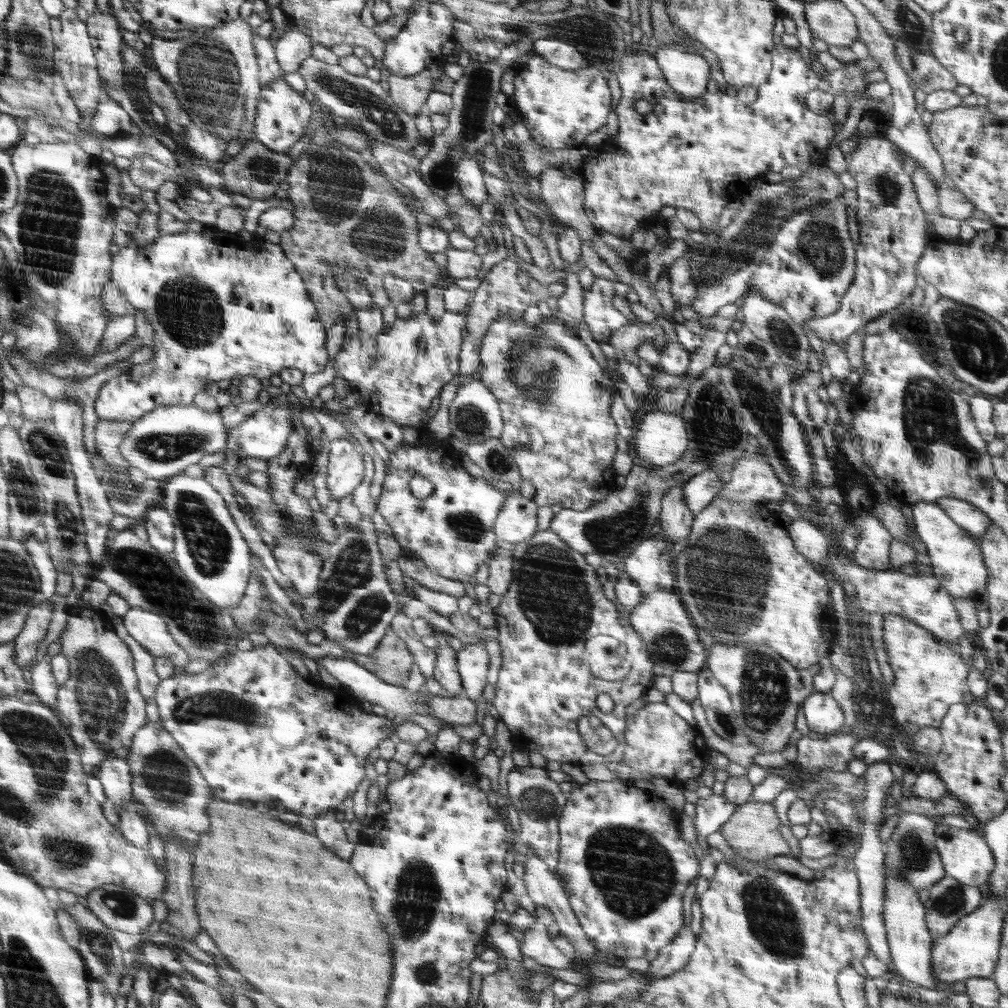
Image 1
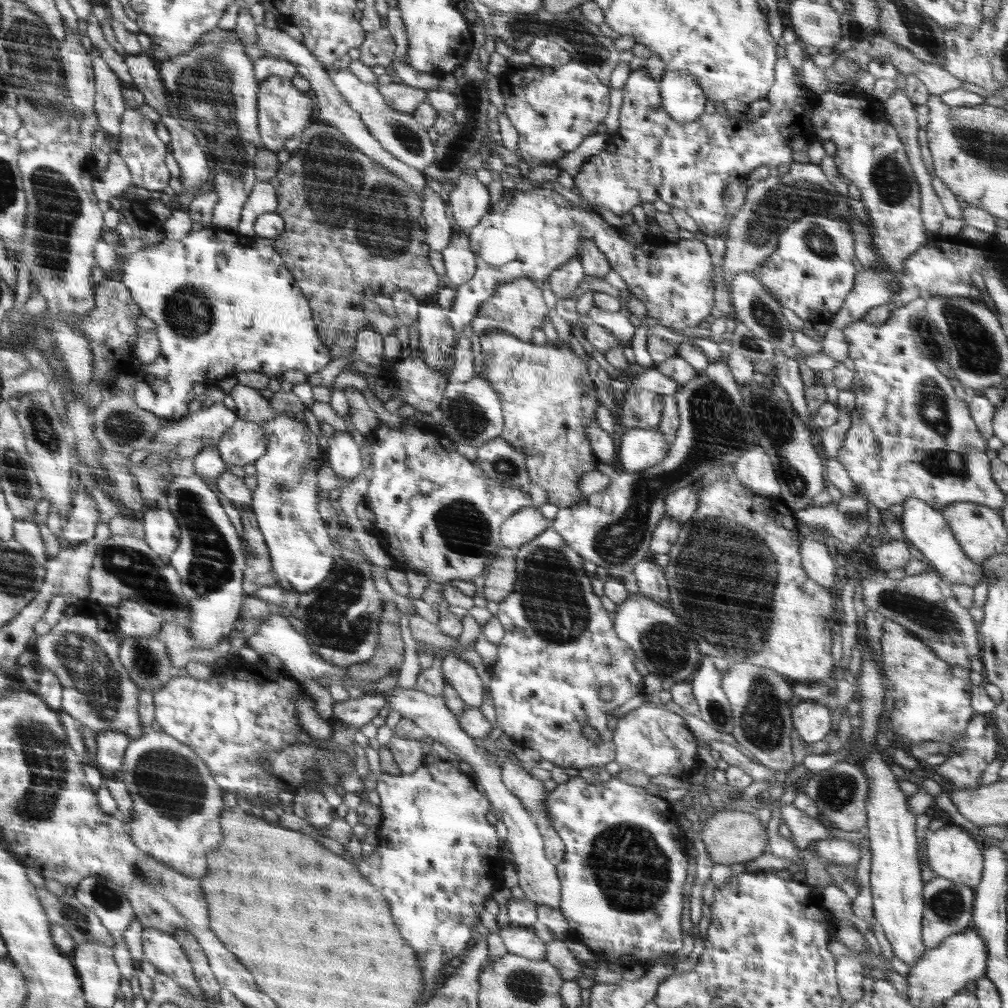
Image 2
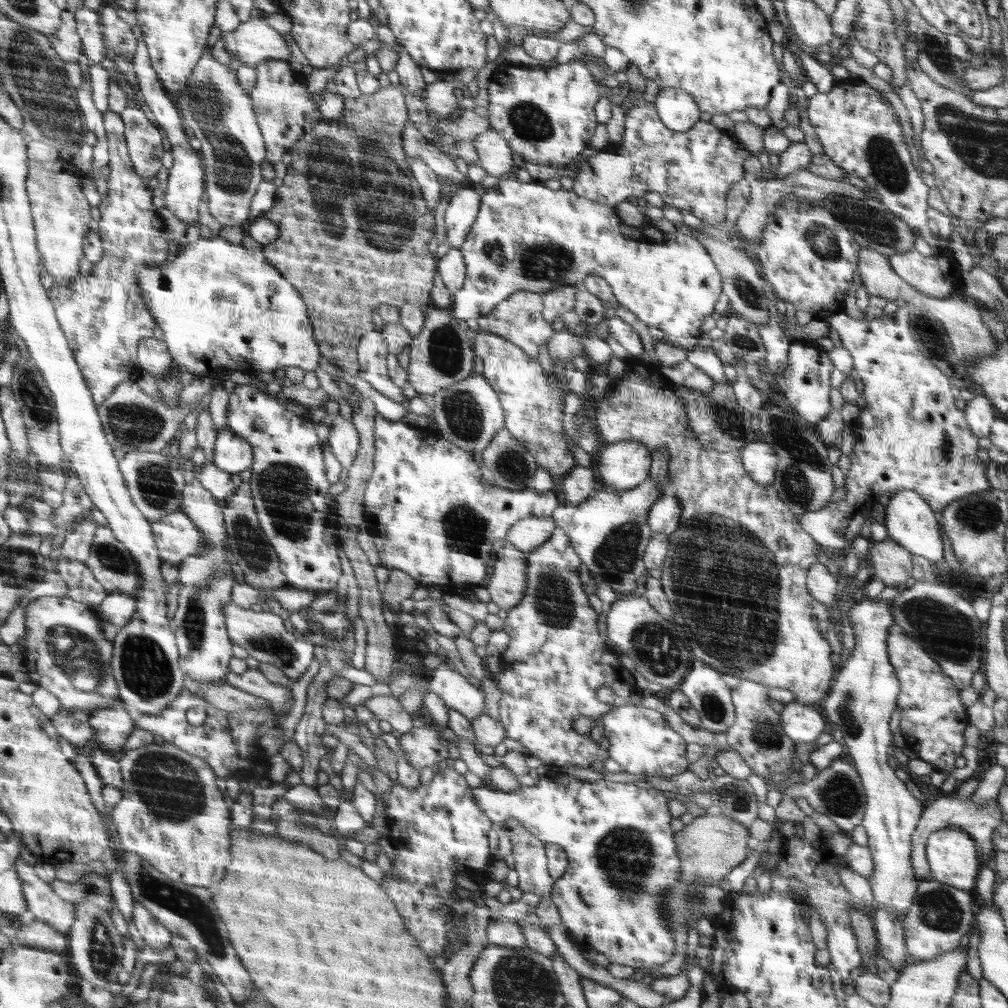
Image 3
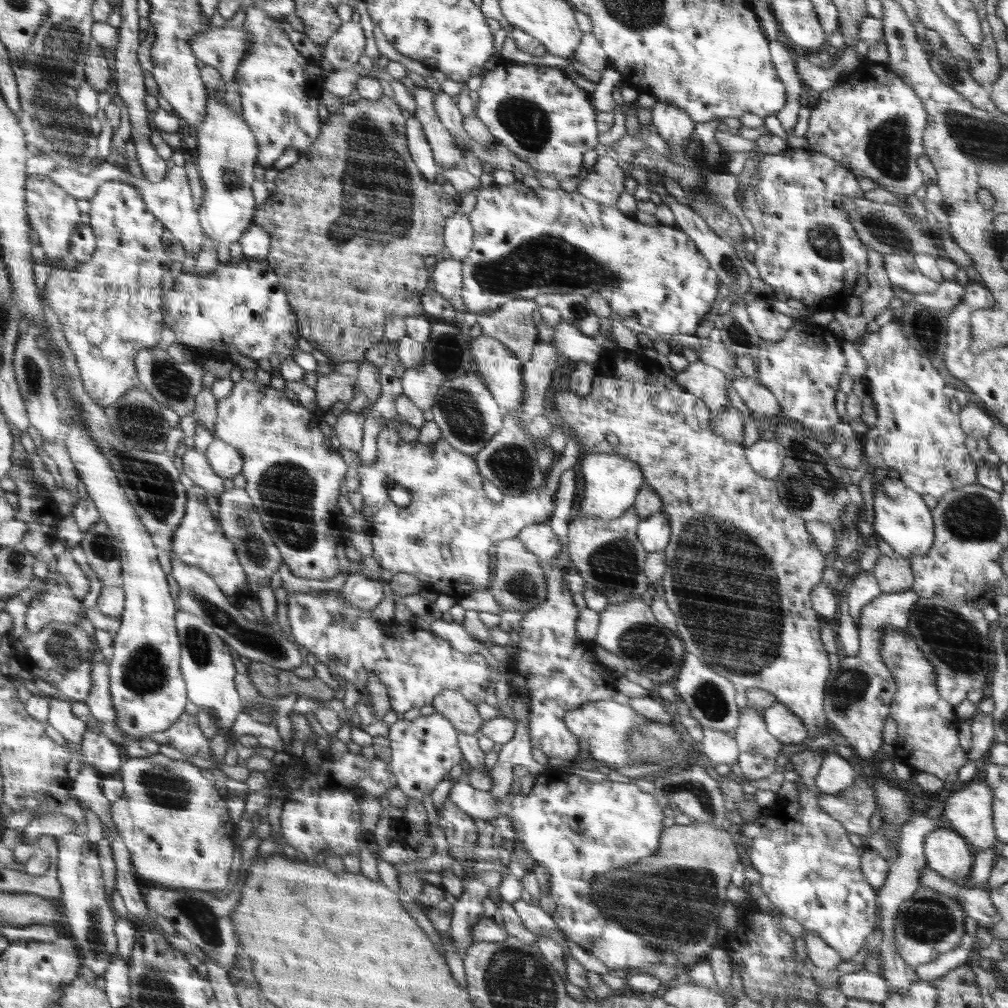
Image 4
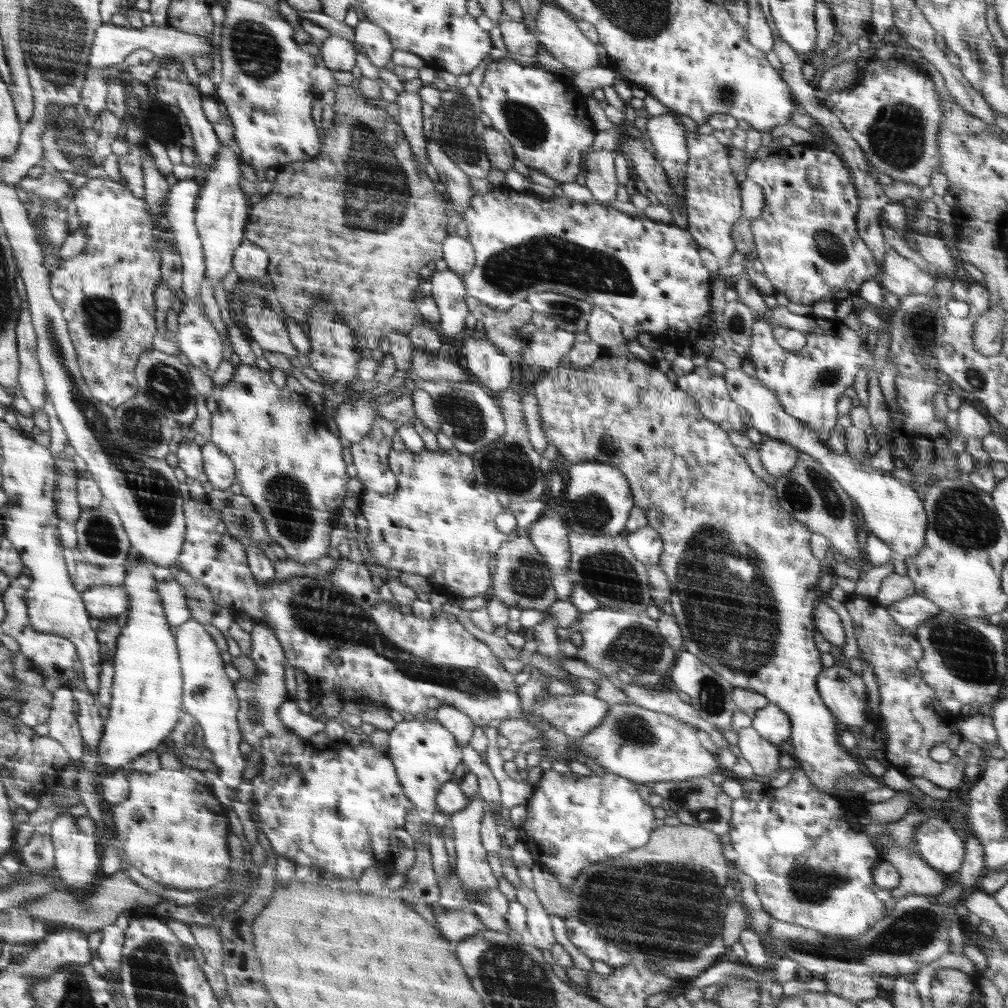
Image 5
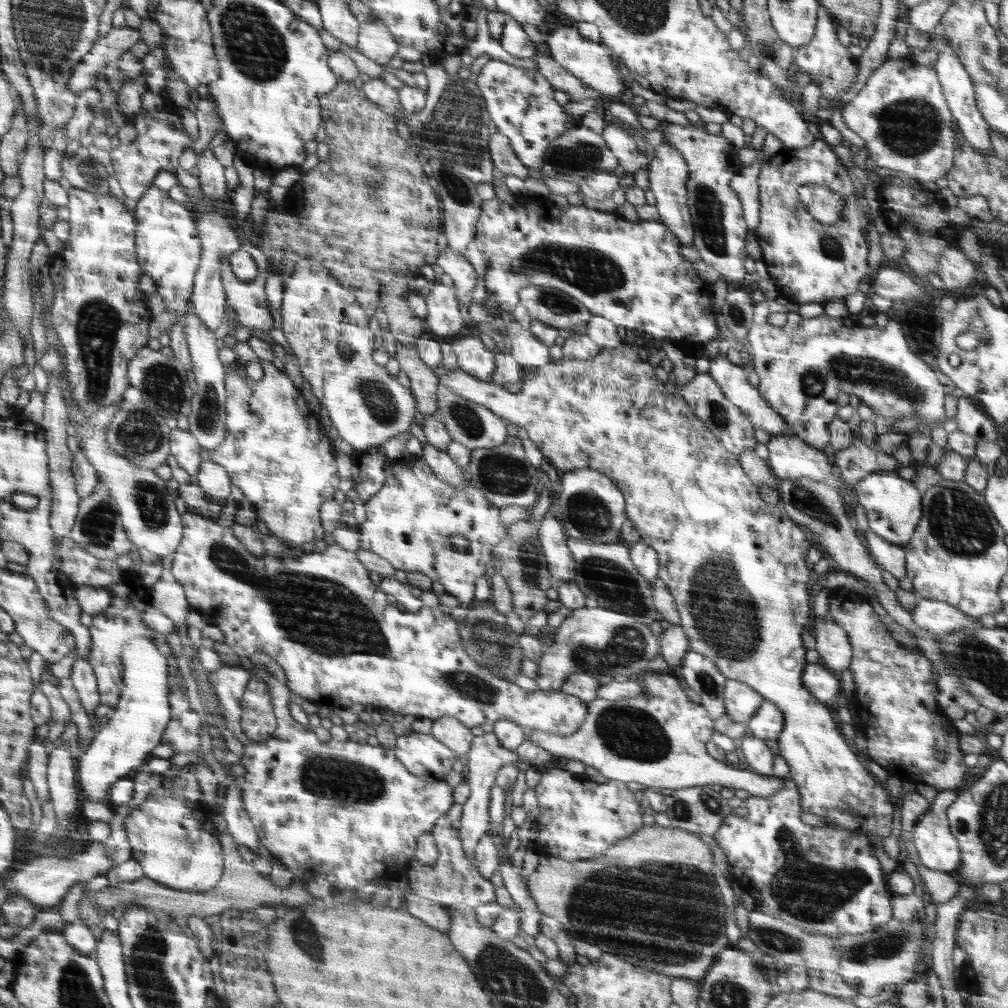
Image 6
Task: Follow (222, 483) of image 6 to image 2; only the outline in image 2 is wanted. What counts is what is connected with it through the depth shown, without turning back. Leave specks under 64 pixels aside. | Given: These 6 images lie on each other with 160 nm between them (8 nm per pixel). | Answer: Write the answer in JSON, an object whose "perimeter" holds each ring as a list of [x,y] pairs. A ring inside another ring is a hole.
{"perimeter":[[[237,418],[235,424],[217,444],[225,468],[255,463],[266,454],[268,439],[263,428],[250,420]]]}

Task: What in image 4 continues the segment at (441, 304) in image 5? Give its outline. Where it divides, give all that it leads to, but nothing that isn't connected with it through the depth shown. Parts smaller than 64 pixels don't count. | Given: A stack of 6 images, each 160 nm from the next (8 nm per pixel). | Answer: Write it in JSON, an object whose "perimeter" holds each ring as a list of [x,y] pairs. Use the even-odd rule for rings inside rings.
{"perimeter":[[[450,258],[435,263],[432,269],[432,282],[436,291],[450,302],[460,317],[466,313],[461,296],[462,262]]]}

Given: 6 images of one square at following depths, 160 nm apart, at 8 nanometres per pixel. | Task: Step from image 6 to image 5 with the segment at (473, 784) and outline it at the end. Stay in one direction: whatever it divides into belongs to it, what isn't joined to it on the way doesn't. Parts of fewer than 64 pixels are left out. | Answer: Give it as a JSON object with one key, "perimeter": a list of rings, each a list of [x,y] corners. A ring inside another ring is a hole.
{"perimeter":[[[474,795],[470,803],[462,811],[451,813],[451,823],[448,824],[454,830],[454,846],[456,847],[455,873],[462,879],[463,885],[471,898],[471,906],[479,901],[477,894],[485,888],[494,888],[498,879],[494,877],[492,869],[487,861],[487,853],[481,840],[482,820],[485,814],[485,802],[482,797]]]}

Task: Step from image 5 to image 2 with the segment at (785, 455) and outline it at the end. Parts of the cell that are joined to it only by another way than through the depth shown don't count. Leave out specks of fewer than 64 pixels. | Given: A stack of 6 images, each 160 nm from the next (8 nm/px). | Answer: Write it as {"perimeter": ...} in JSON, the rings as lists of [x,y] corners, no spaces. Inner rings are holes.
{"perimeter":[[[758,444],[745,450],[734,463],[737,479],[752,492],[778,497],[780,487],[768,453]]]}

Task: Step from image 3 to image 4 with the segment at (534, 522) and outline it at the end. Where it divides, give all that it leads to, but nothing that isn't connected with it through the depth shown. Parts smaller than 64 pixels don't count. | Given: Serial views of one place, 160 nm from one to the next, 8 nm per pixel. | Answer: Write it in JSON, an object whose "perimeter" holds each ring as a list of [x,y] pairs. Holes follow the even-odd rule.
{"perimeter":[[[548,522],[534,523],[524,527],[517,536],[528,550],[532,551],[540,560],[540,564],[547,566],[551,560],[559,556],[561,543],[559,536]]]}

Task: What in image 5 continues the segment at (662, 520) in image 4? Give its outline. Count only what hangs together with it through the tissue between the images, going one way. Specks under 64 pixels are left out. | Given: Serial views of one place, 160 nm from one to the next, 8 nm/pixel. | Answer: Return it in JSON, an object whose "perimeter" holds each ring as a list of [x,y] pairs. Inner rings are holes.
{"perimeter":[[[646,525],[636,532],[630,532],[627,536],[627,545],[632,554],[645,566],[659,564],[663,547],[662,539],[651,526]]]}

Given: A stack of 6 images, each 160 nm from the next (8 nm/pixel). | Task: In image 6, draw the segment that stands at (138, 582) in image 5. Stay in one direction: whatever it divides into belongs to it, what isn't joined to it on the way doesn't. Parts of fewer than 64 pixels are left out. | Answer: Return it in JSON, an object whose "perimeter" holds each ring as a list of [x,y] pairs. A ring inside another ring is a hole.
{"perimeter":[[[141,636],[125,644],[122,657],[125,688],[114,709],[114,716],[96,731],[96,736],[86,752],[76,758],[81,804],[85,800],[107,802],[112,785],[126,777],[136,766],[142,766],[148,752],[156,748],[158,742],[163,742],[163,734],[172,720],[167,657],[148,638]]]}

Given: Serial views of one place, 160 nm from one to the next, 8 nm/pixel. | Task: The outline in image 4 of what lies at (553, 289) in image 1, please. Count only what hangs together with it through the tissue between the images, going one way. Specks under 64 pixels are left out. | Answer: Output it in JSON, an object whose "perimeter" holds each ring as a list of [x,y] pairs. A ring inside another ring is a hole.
{"perimeter":[[[516,299],[500,306],[498,311],[477,314],[484,336],[503,341],[520,362],[531,360],[538,329],[532,321],[532,313],[539,309],[533,299]]]}

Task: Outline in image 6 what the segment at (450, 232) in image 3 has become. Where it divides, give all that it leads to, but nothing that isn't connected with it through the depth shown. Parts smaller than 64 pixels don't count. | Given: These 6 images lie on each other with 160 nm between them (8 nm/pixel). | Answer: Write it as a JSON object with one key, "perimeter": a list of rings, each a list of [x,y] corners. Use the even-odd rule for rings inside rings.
{"perimeter":[[[446,247],[436,260],[436,264],[453,280],[456,292],[473,293],[478,276],[466,256]]]}

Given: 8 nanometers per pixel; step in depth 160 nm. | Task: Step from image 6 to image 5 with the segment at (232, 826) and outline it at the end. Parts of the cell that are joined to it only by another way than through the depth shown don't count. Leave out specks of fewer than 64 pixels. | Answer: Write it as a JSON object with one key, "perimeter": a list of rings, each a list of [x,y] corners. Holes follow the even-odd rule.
{"perimeter":[[[190,619],[176,631],[176,644],[179,645],[180,664],[184,675],[184,711],[200,724],[204,732],[203,747],[213,754],[214,766],[220,769],[219,777],[231,790],[237,790],[243,780],[246,763],[239,746],[243,734],[239,728],[239,710],[242,708],[238,694],[234,694],[234,684],[228,680],[214,639],[202,628],[202,623]]]}

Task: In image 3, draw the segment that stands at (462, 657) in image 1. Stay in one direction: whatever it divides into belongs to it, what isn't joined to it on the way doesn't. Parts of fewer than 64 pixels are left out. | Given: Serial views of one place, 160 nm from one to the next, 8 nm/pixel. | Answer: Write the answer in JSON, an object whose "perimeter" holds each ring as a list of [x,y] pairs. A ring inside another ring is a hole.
{"perimeter":[[[440,664],[430,677],[429,690],[446,702],[447,709],[462,713],[470,723],[482,714],[485,706],[482,689],[474,687],[453,665]]]}

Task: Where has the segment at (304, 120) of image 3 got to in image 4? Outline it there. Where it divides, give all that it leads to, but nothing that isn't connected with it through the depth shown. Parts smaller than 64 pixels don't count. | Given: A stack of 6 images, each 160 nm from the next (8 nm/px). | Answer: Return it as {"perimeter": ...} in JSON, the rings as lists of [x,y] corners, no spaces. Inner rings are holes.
{"perimeter":[[[247,6],[244,12],[246,20],[242,29],[250,35],[252,45],[236,69],[235,85],[241,98],[241,116],[258,140],[258,164],[271,169],[284,160],[288,148],[308,151],[323,135],[320,94],[325,83],[318,63],[296,50],[283,28],[268,12],[255,6]]]}

